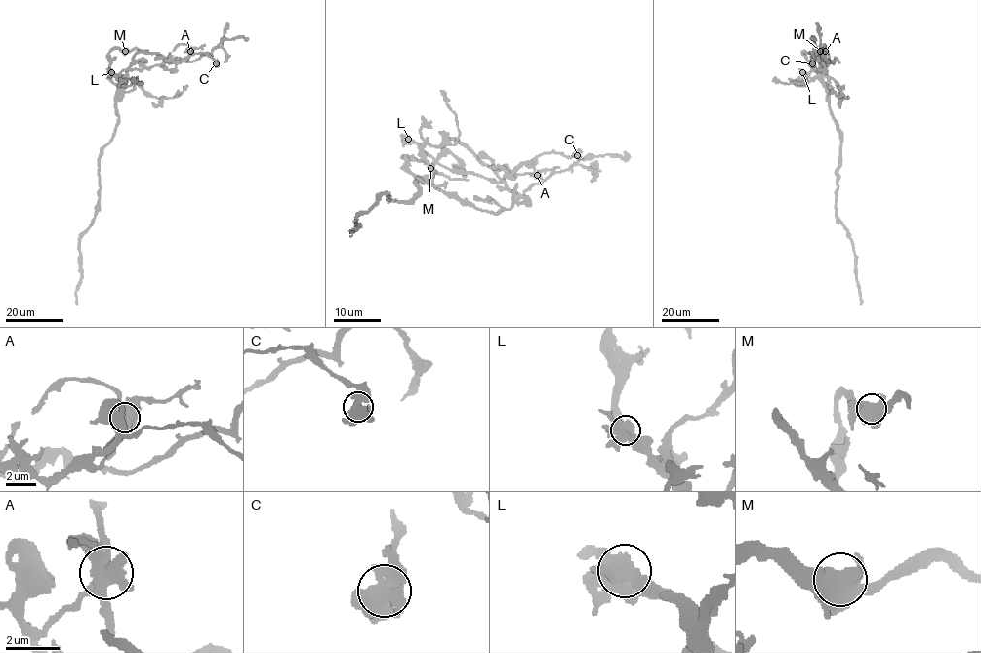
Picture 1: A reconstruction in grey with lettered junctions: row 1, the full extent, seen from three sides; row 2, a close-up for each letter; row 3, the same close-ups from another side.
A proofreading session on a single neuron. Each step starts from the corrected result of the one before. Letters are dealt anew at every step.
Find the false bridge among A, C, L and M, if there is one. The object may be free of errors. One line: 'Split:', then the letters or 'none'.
Split: A

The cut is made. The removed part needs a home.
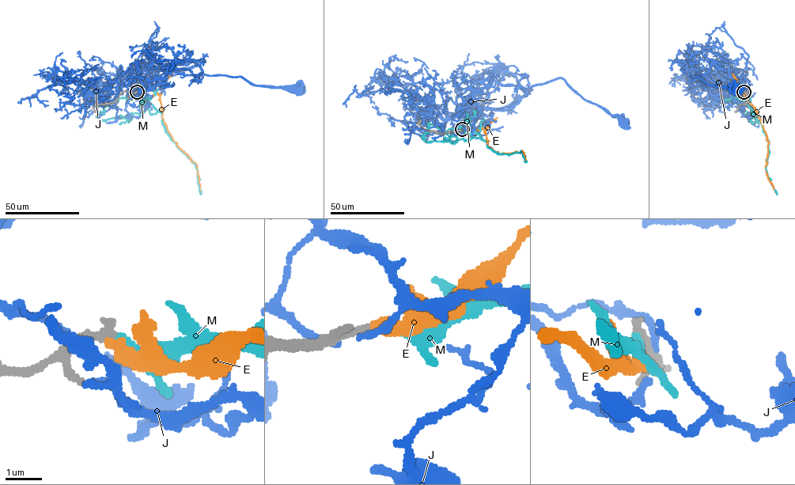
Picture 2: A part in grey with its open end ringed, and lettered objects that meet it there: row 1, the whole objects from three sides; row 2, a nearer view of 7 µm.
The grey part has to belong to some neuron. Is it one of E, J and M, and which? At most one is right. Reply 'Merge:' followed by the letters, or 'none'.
Merge: M

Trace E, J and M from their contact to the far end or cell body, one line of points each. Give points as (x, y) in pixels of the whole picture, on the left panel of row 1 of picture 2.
E: (137, 92), (143, 92), (148, 99), (154, 93), (159, 96), (167, 130), (196, 165), (200, 191)
J: (135, 92), (138, 68), (191, 62), (208, 75), (300, 88)
M: (137, 92), (149, 89), (154, 92), (145, 100), (149, 111), (161, 114), (164, 131), (195, 166), (201, 195)

